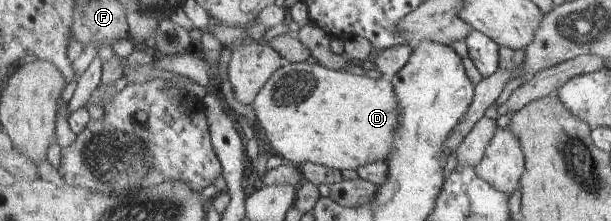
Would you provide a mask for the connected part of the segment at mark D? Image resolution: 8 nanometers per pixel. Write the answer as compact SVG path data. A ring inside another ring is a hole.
M285 62L280 70L273 74L273 77L264 85L261 92L255 98L252 104L256 116L255 127L267 139L272 146L272 153L280 155L284 161L290 162L295 166L301 167L304 163L316 163L333 168L336 171L355 170L360 167L389 160L391 152L395 148L395 136L402 122L402 103L397 97L397 90L394 88L391 78L381 76L379 78L370 78L370 76L350 74L341 70L331 70L322 66L320 63L308 64L308 62L290 63Z

